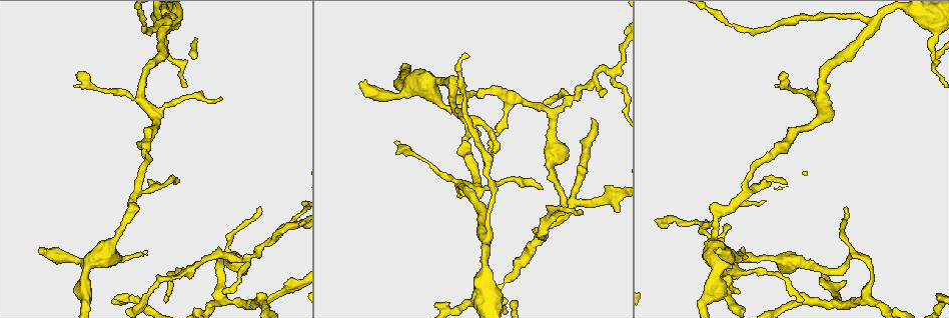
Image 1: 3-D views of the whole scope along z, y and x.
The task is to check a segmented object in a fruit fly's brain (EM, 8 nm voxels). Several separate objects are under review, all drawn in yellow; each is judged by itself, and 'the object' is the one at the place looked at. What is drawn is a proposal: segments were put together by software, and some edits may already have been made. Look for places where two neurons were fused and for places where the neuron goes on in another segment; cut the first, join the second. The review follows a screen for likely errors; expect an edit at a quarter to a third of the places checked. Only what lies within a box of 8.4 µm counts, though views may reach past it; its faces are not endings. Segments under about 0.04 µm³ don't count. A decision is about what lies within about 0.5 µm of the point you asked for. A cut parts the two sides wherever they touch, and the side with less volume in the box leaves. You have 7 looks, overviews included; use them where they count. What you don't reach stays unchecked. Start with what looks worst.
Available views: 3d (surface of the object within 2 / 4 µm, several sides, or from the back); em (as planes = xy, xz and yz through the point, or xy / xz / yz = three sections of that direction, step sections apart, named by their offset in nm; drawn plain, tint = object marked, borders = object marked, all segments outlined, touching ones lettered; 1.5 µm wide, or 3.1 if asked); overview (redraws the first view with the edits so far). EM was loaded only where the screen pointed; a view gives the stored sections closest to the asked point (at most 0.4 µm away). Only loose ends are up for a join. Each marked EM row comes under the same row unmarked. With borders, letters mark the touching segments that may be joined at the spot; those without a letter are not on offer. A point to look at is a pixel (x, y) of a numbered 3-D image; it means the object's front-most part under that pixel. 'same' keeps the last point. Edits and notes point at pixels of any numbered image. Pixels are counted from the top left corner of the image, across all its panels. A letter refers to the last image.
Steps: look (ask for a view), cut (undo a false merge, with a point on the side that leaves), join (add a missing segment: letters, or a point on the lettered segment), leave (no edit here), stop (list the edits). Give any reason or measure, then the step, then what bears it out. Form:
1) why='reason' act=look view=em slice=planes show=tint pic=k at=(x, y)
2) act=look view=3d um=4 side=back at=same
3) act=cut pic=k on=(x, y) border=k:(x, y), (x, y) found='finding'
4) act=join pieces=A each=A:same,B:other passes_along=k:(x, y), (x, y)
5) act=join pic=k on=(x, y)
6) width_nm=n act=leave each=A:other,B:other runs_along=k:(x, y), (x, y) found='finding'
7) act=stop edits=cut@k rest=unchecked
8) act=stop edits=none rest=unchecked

why='branch stops here' act=look view=em slice=planes show=borders pic=1 at=(739, 253)

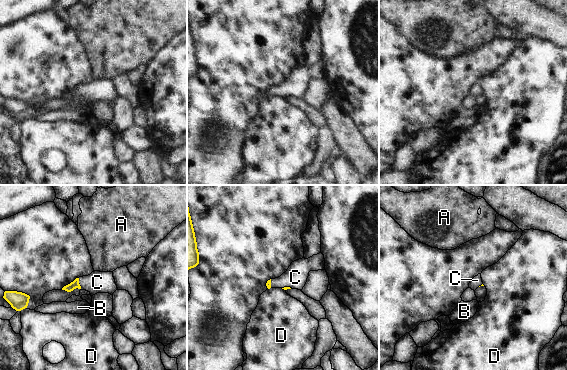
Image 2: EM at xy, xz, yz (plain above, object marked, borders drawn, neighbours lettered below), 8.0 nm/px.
act=join pieces=C each=A:other,B:other,C:same,D:other passes_along=2:(75, 284), (78, 283), (97, 282) found='the neuron continues'

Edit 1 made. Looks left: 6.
why='branch stops here' act=look view=3d um=2 pic=1 at=(163, 300)

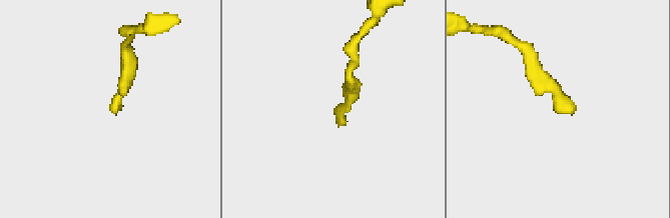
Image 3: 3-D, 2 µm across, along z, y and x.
why='shape alone is not enough' act=look view=em slice=xz step=4 show=borders pic=3 at=(339, 126)

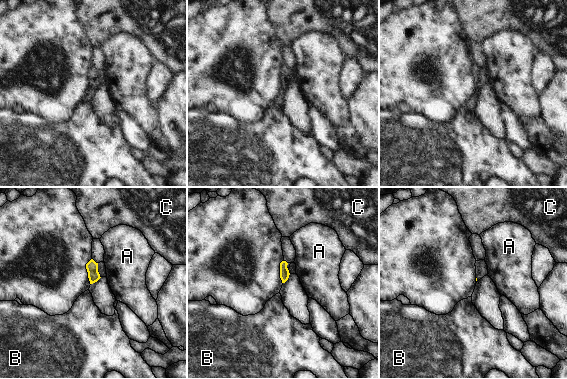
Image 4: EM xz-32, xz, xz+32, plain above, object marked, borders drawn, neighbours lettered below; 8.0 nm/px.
act=look view=em slice=xy step=4 show=borders at=same

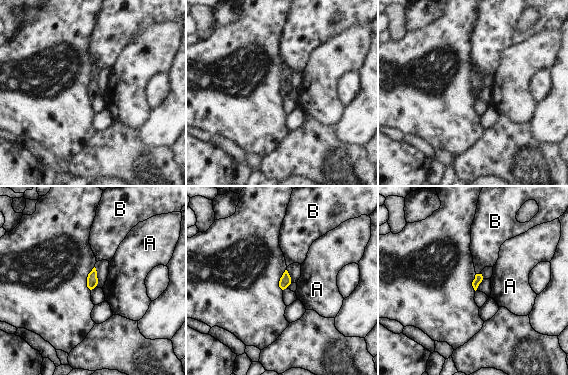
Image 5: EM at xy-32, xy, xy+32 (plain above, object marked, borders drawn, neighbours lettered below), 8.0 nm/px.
act=leave each=A:other,B:other found='none of them fits'

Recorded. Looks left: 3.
act=stop edits=join@2 rest=unchecked

